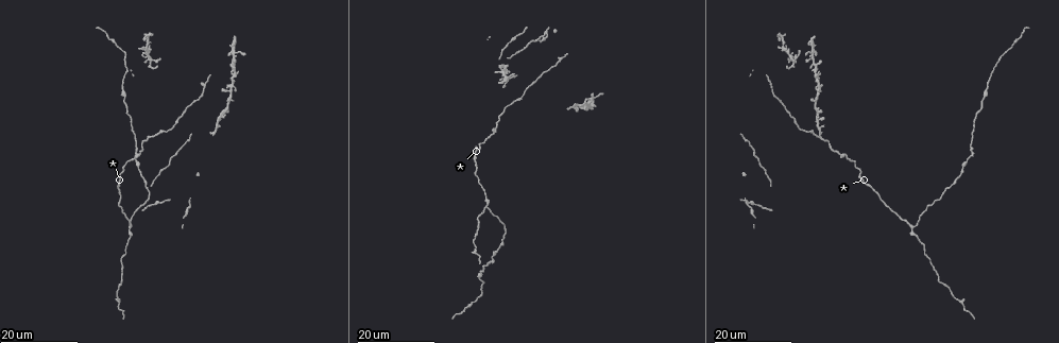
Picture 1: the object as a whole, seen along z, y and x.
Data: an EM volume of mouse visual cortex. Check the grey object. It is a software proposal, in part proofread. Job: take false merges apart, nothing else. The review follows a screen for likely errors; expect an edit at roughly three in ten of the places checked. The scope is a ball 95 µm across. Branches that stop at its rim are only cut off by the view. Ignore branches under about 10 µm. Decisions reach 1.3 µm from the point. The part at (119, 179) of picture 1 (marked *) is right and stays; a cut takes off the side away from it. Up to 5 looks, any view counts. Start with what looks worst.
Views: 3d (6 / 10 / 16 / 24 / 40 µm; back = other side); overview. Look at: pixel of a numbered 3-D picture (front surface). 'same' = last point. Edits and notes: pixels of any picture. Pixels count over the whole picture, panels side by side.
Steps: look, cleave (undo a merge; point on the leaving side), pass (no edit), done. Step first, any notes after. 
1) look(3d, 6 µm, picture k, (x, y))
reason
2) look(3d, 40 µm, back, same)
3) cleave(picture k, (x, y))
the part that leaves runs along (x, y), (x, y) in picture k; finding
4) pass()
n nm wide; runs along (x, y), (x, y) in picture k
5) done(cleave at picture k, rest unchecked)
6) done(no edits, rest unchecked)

look(3d, 24 µm, picture 1, (129, 229))
arms part here

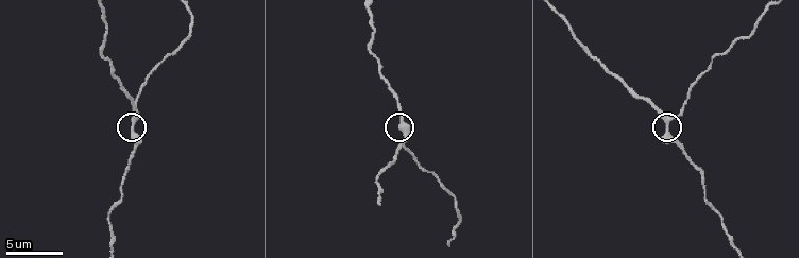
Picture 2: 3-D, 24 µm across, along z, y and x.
look(3d, 6 µm, picture 2, (668, 120))

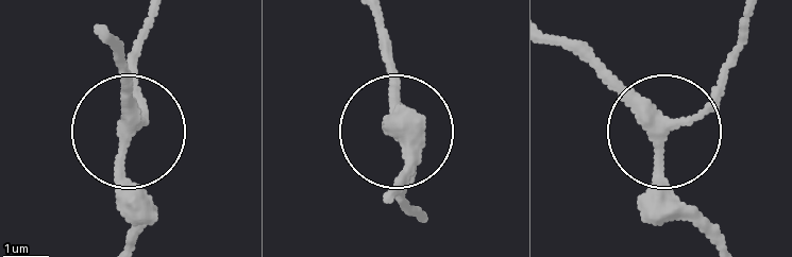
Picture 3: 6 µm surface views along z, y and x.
pass()
3 arms; runs along (104, 30), (128, 136), (119, 183), (138, 224) in picture 3; one cell here

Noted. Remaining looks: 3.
look(3d, 16 µm, picture 1, (793, 62))
sudden change in width

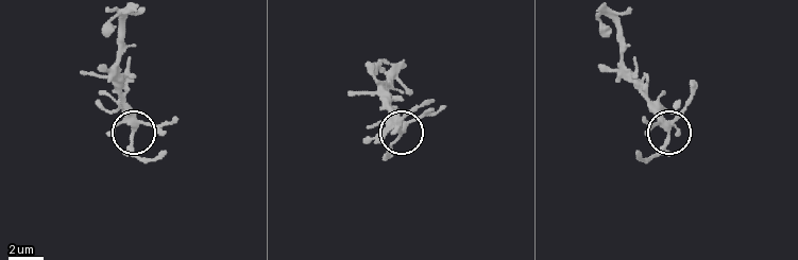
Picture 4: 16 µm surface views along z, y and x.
look(3d, 6 µm, picture 4, (666, 124))

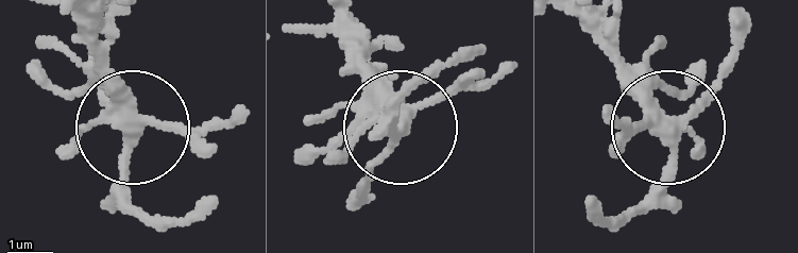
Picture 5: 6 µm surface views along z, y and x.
look(3d, 6 µm, back, picture 5, (666, 131))
from behind

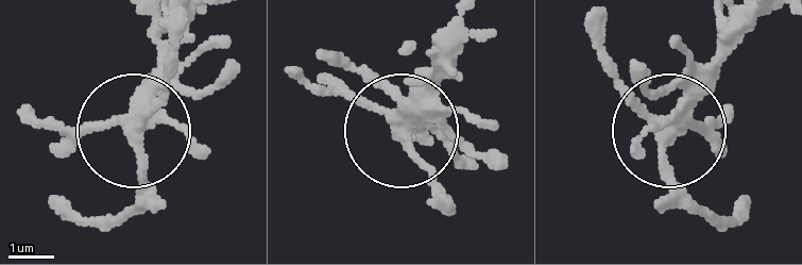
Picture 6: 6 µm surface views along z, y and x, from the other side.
pass()
all the same cell

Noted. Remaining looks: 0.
done(no edits, rest unchecked)

